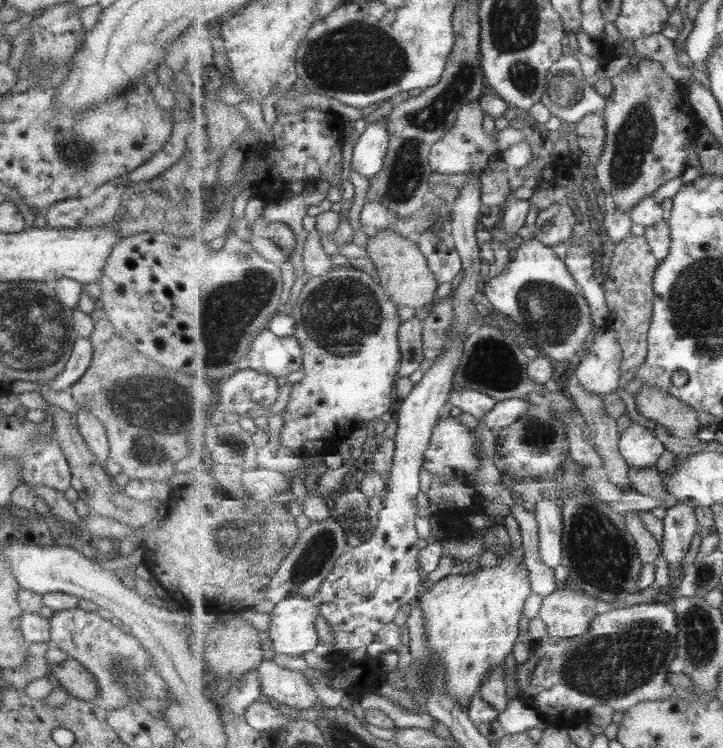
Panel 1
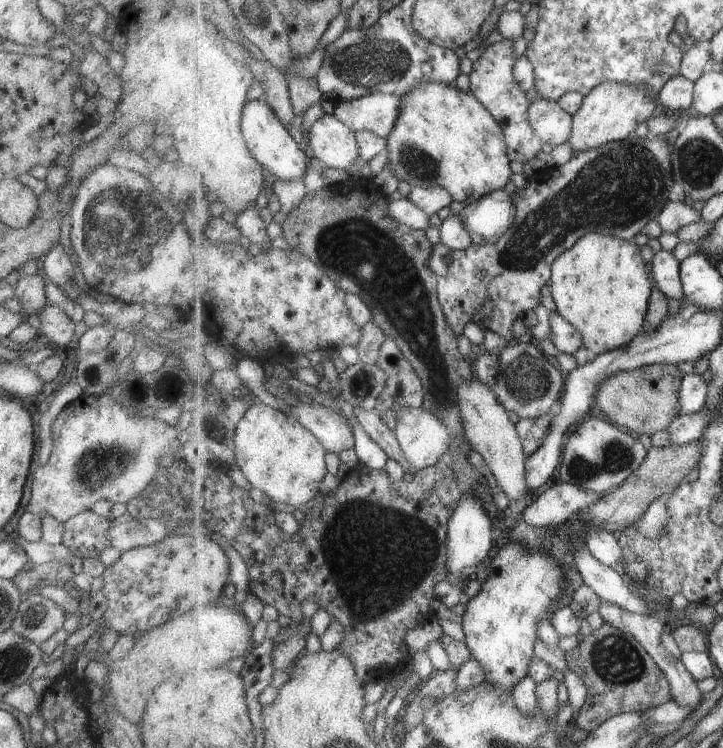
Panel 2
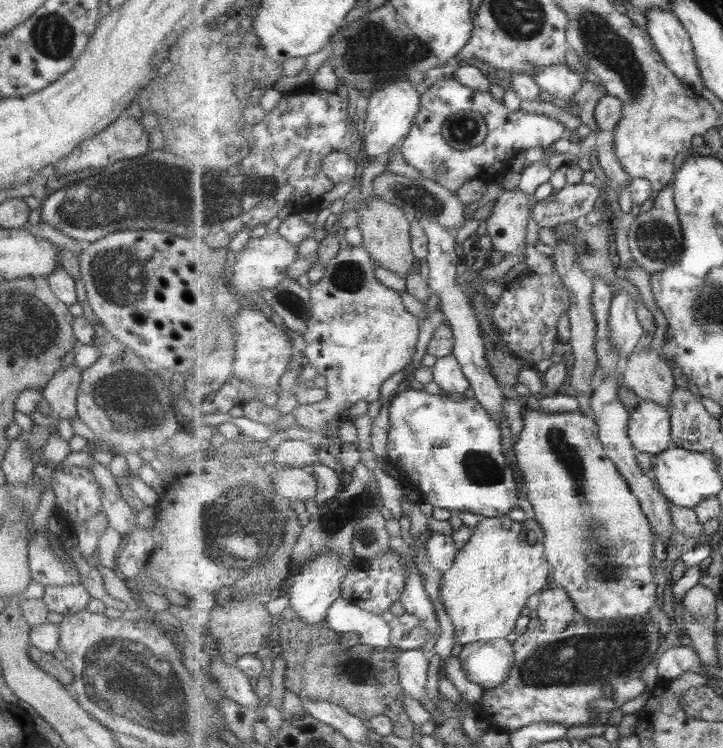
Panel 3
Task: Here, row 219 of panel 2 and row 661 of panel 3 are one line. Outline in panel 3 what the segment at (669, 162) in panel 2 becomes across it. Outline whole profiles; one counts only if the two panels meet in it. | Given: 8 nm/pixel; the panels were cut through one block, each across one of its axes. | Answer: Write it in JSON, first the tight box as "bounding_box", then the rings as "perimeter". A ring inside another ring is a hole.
{"bounding_box":[476,615,663,732],"perimeter":[[[579,615],[575,622],[563,632],[550,633],[539,618],[530,620],[530,629],[513,641],[516,662],[507,680],[498,688],[485,688],[483,698],[476,705],[481,716],[502,732],[515,732],[529,724],[558,722],[571,728],[577,725],[607,725],[607,716],[613,709],[619,709],[629,700],[639,698],[647,691],[643,672],[658,660],[663,652],[661,632],[650,615],[637,616],[623,621],[593,621]],[[605,686],[613,688],[613,695],[603,692]],[[591,710],[597,715],[593,717]]]}

